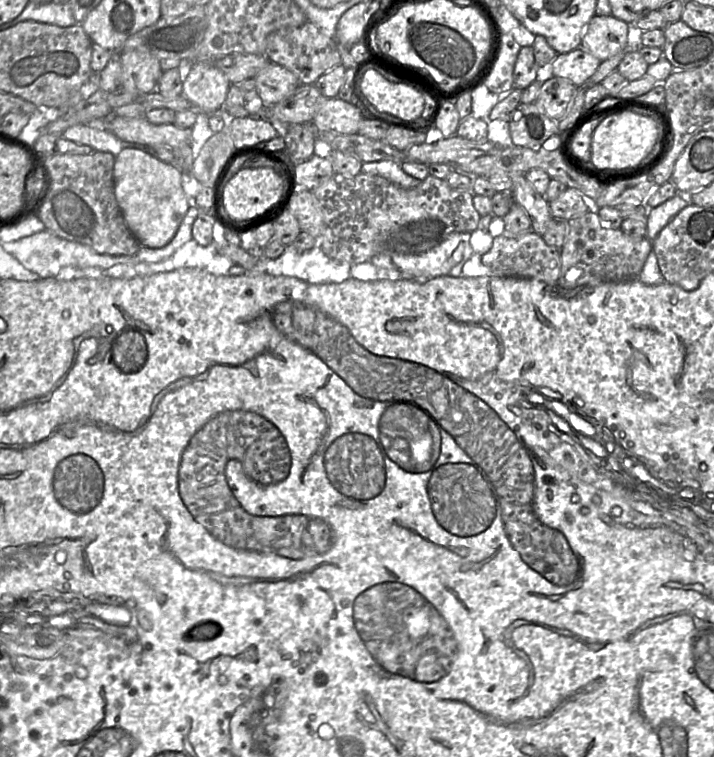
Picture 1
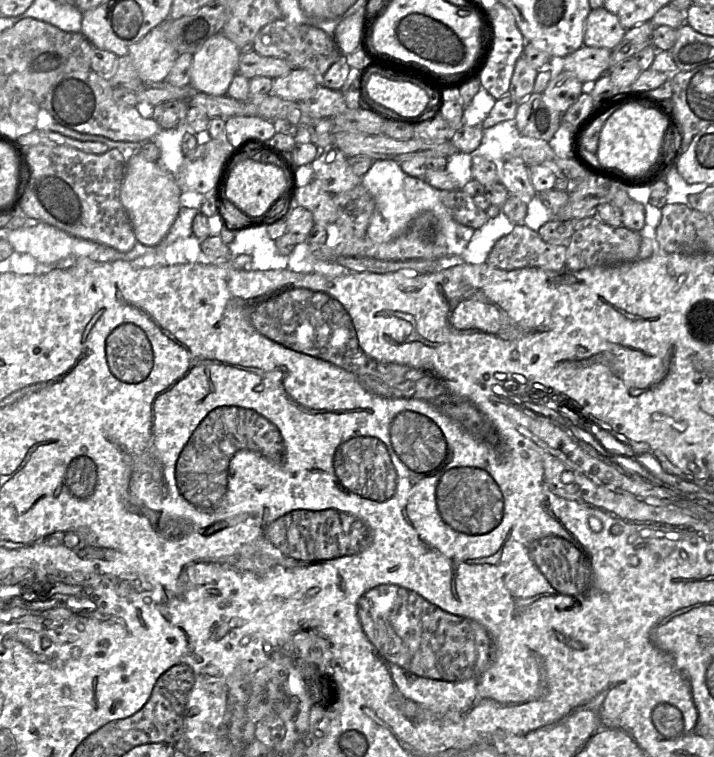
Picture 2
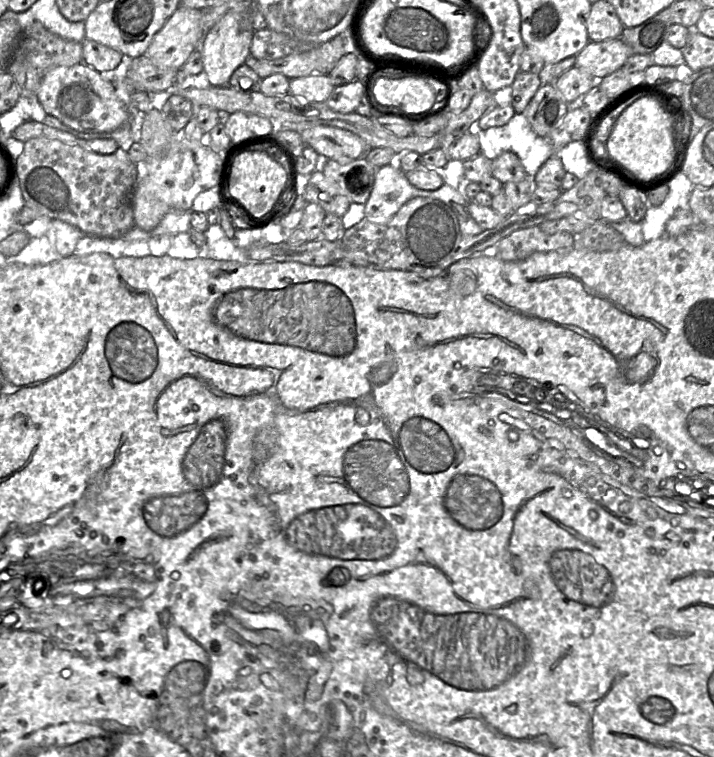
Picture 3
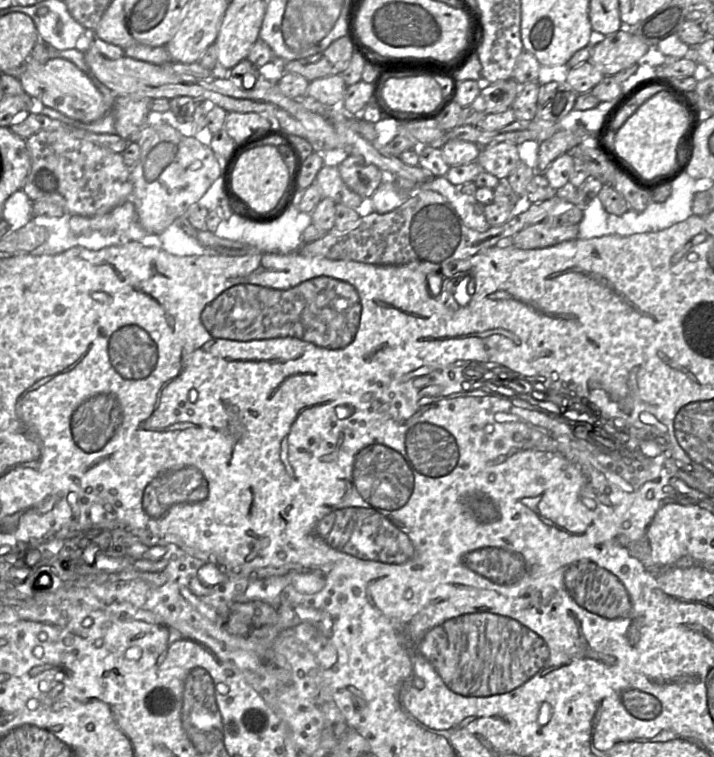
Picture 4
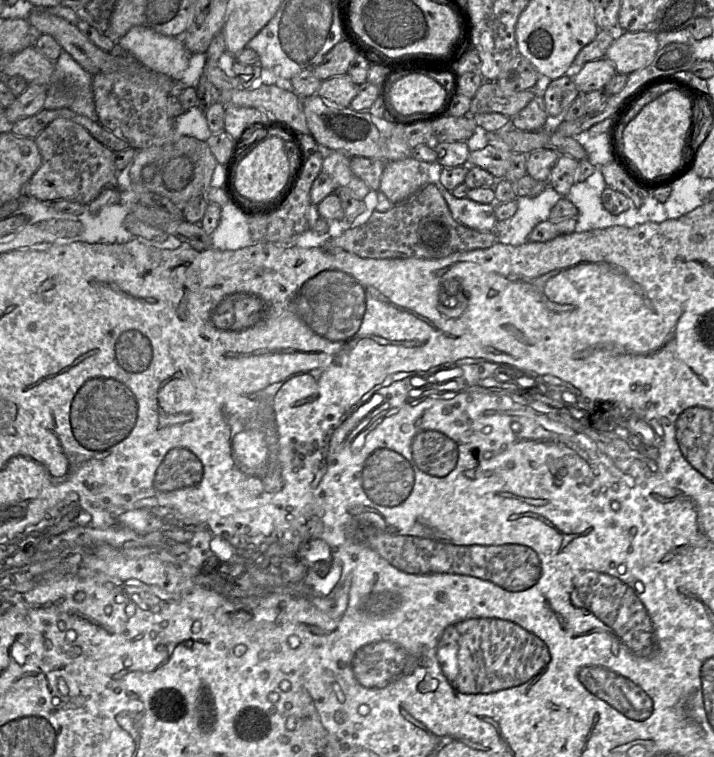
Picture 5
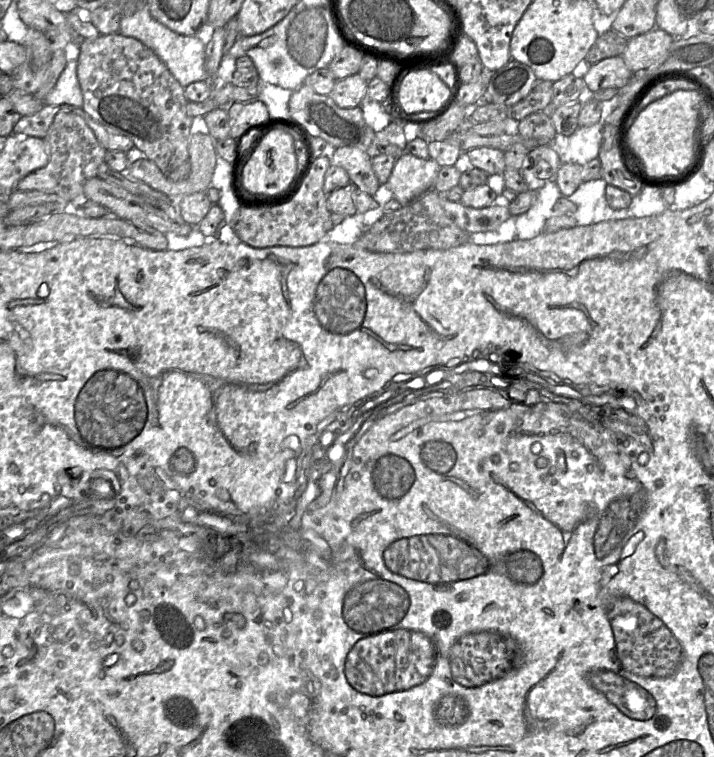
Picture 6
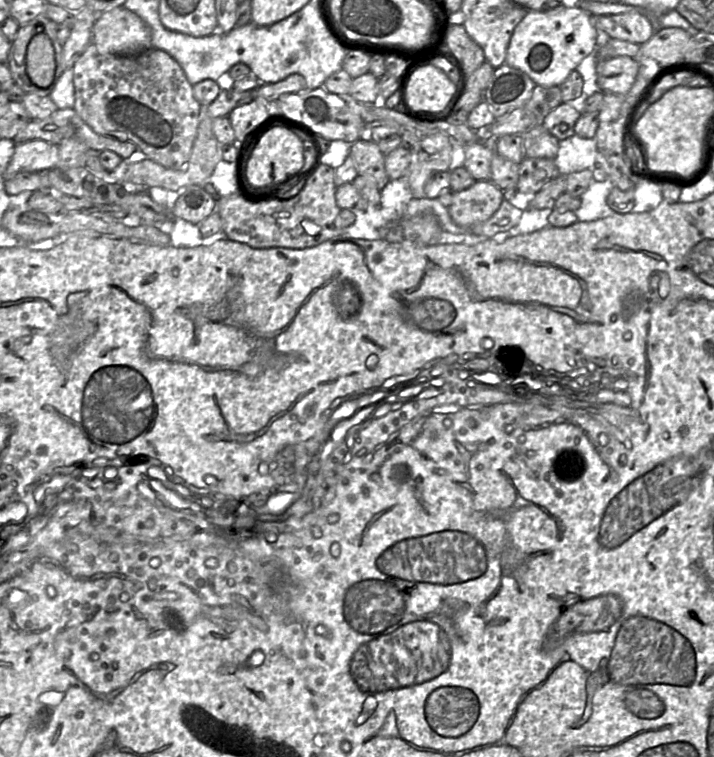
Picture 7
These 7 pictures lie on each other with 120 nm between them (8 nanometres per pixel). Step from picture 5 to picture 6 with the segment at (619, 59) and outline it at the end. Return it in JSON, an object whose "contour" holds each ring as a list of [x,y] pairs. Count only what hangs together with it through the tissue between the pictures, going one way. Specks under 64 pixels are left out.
{"contour":[[[655,27],[644,34],[627,39],[628,44],[619,56],[632,72],[636,72],[654,64],[661,64],[667,58],[675,37]]]}

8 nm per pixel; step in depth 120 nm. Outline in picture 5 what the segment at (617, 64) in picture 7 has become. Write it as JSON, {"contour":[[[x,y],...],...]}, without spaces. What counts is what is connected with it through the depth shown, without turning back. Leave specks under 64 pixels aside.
{"contour":[[[603,57],[575,69],[572,81],[581,93],[588,93],[603,88],[616,74],[614,64]]]}

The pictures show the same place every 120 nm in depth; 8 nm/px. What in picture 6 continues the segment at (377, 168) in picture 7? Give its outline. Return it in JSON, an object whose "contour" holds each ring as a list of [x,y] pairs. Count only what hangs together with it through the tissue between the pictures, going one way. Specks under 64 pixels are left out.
{"contour":[[[356,147],[337,148],[331,157],[331,165],[342,167],[349,175],[350,185],[356,186],[369,195],[374,195],[380,183],[372,169],[372,152]]]}

